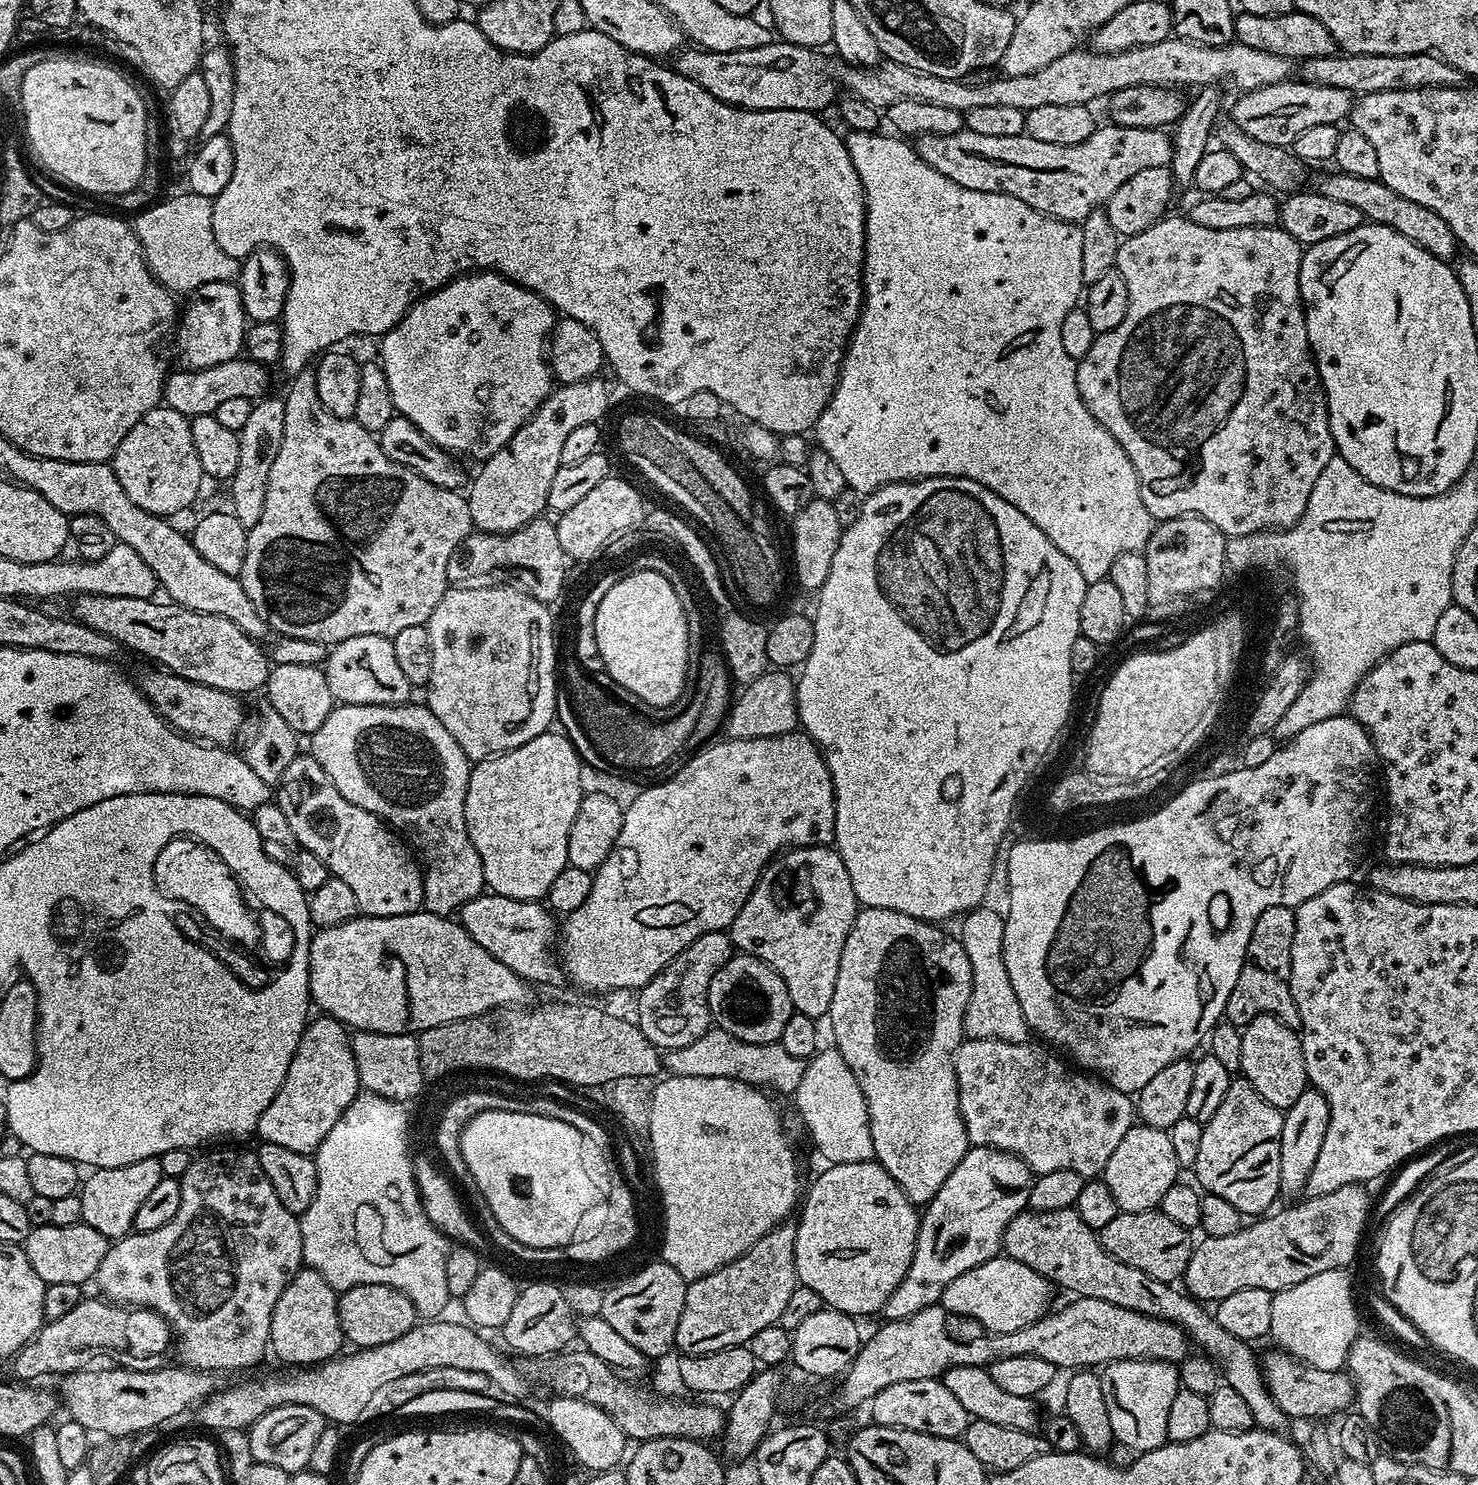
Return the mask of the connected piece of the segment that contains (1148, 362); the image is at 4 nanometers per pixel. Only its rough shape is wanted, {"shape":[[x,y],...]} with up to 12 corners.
{"shape":[[1279,226],[1121,239],[1077,363],[1153,521],[1289,528],[1337,455]]}

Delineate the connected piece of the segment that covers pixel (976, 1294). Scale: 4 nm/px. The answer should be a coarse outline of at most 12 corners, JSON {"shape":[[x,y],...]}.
{"shape":[[997,1254],[940,1303],[989,1332],[1043,1320],[1054,1285]]}

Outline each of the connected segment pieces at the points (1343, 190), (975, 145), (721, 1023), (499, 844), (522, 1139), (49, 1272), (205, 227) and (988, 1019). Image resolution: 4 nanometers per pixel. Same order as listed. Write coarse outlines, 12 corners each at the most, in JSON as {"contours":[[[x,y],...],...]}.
{"contours":[[[1332,170],[1314,188],[1451,261],[1455,234],[1381,180]],[[1105,123],[1078,146],[961,130],[916,153],[966,190],[1083,222],[1173,137]],[[734,954],[714,974],[713,1025],[779,1042],[794,1011],[770,965]],[[560,730],[472,768],[489,893],[545,899],[582,761]],[[490,1110],[460,1152],[494,1218],[563,1249],[597,1207],[585,1139]],[[83,1222],[22,1245],[42,1282],[87,1285],[110,1247]],[[187,190],[135,217],[148,269],[173,294],[235,281],[212,200]],[[964,913],[965,1037],[1029,1043],[1006,974],[1004,918]]]}

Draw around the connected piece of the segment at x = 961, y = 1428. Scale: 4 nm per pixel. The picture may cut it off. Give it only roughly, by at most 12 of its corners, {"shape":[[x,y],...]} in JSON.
{"shape":[[940,1378],[894,1382],[871,1423],[951,1440],[968,1411]]}

